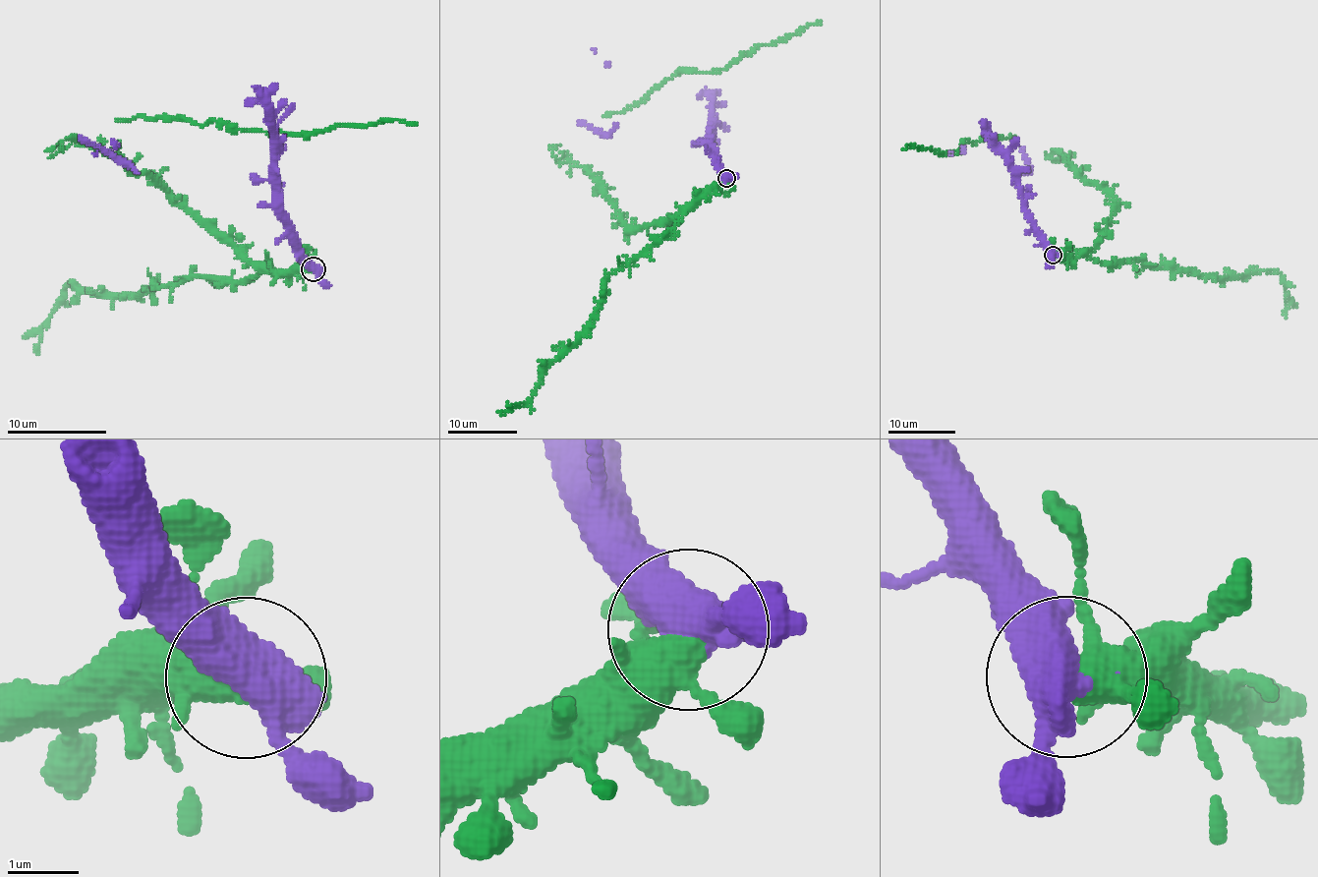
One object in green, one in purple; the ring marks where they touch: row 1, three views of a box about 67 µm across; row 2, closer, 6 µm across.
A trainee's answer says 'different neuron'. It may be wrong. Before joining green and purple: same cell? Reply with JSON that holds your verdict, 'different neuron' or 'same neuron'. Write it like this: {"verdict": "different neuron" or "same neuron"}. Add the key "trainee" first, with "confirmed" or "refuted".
{"trainee": "confirmed", "verdict": "different neuron"}

